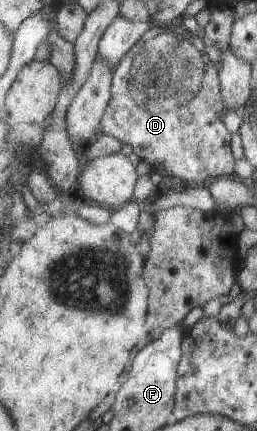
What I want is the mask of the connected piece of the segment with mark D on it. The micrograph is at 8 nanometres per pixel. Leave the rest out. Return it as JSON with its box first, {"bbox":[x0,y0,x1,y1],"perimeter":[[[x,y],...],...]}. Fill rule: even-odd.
{"bbox":[98,23,237,187],"perimeter":[[[180,23],[152,24],[148,34],[130,48],[115,69],[112,101],[98,130],[102,135],[112,135],[122,144],[130,145],[140,160],[157,166],[166,180],[172,176],[188,187],[209,187],[222,177],[233,177],[237,160],[231,142],[233,133],[219,118],[221,113],[234,111],[226,106],[222,92],[218,64],[208,55],[202,34],[190,33]]]}

